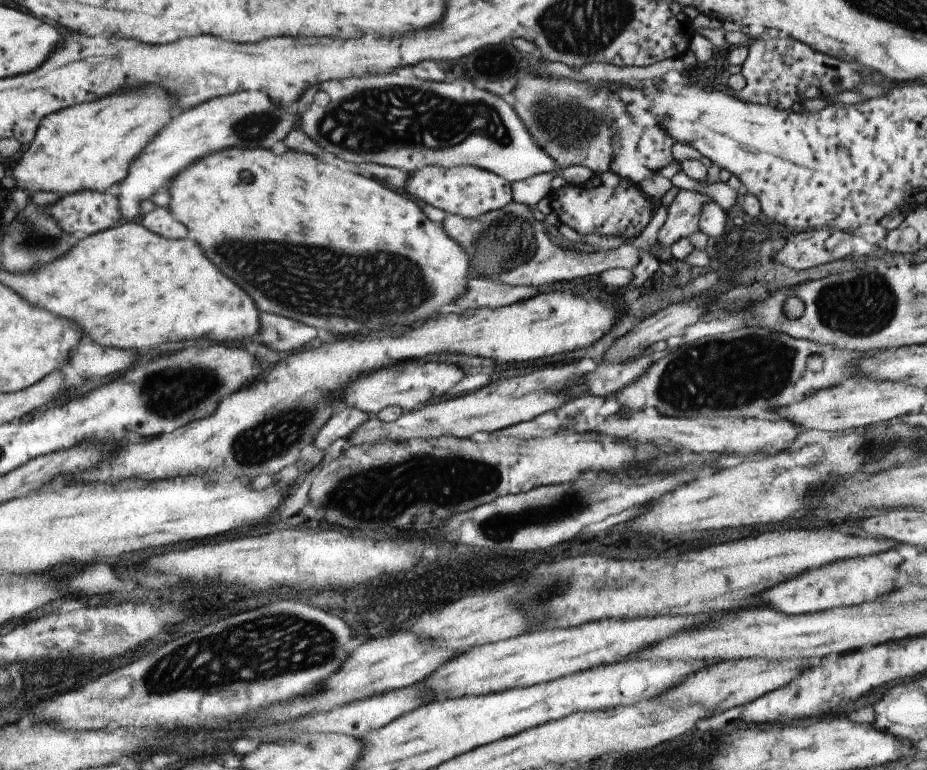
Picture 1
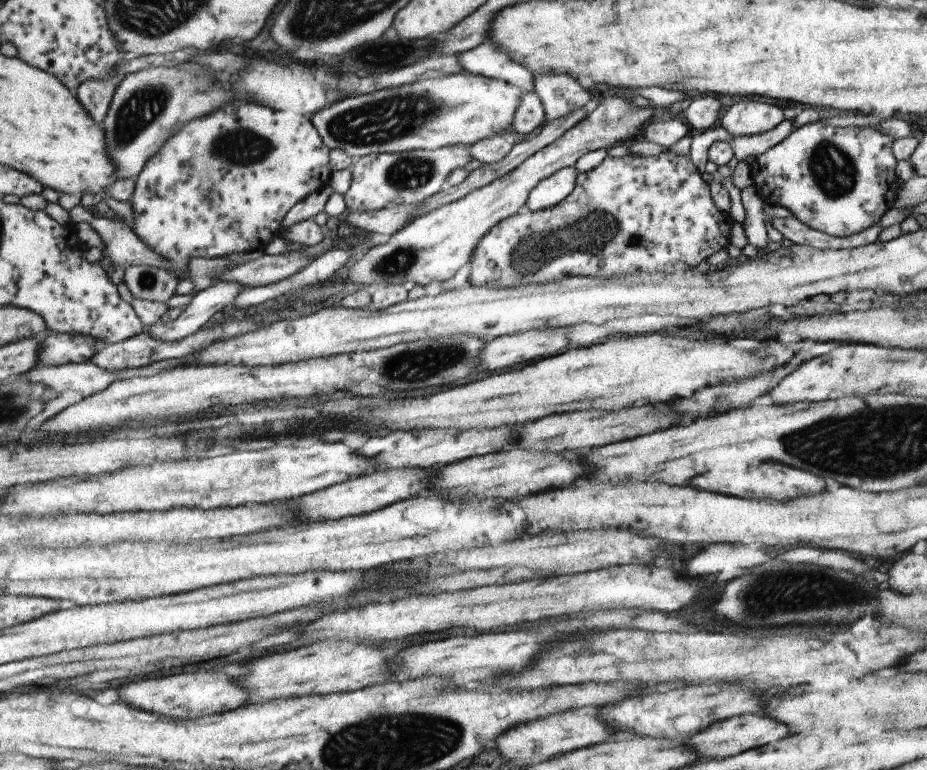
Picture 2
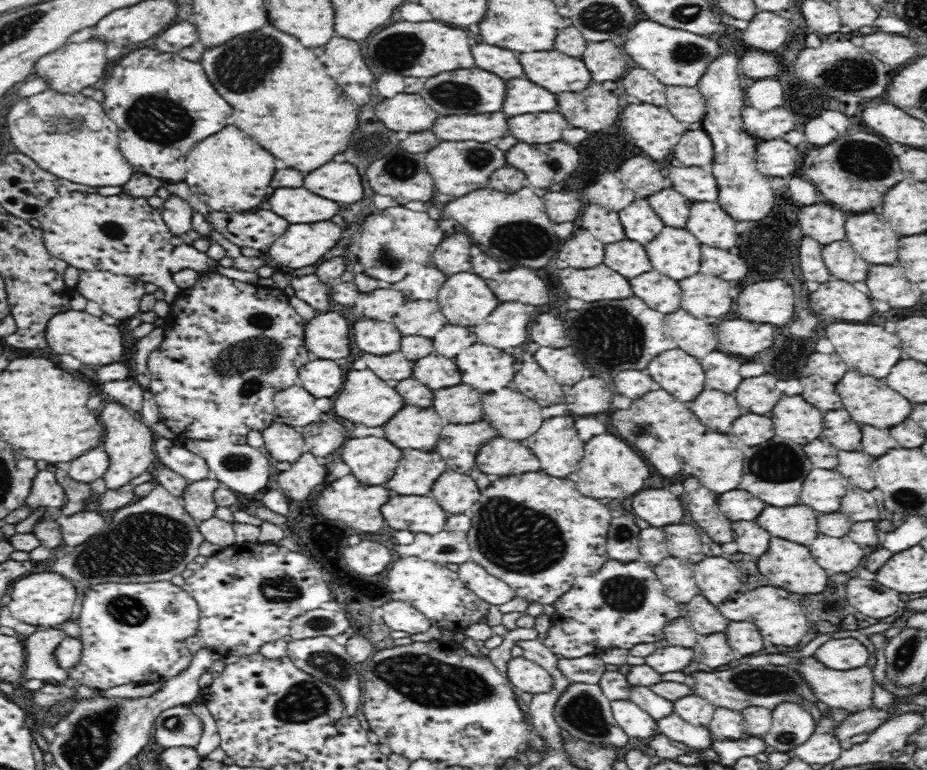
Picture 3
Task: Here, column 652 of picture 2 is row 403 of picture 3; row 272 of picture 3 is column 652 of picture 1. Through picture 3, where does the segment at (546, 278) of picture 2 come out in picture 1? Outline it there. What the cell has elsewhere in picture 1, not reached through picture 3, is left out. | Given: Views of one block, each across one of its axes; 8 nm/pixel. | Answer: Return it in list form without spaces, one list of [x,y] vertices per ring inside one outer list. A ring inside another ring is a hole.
[[[609,170],[593,174],[583,184],[565,183],[546,194],[550,210],[555,212],[558,223],[569,226],[581,236],[601,234],[635,238],[649,224],[653,216],[651,198],[639,190],[634,183],[617,176]]]

